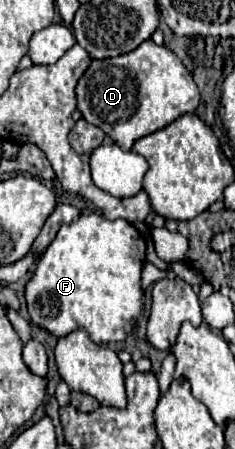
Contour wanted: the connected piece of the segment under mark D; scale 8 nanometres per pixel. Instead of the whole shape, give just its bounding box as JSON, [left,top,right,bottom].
[75,40,199,148]

